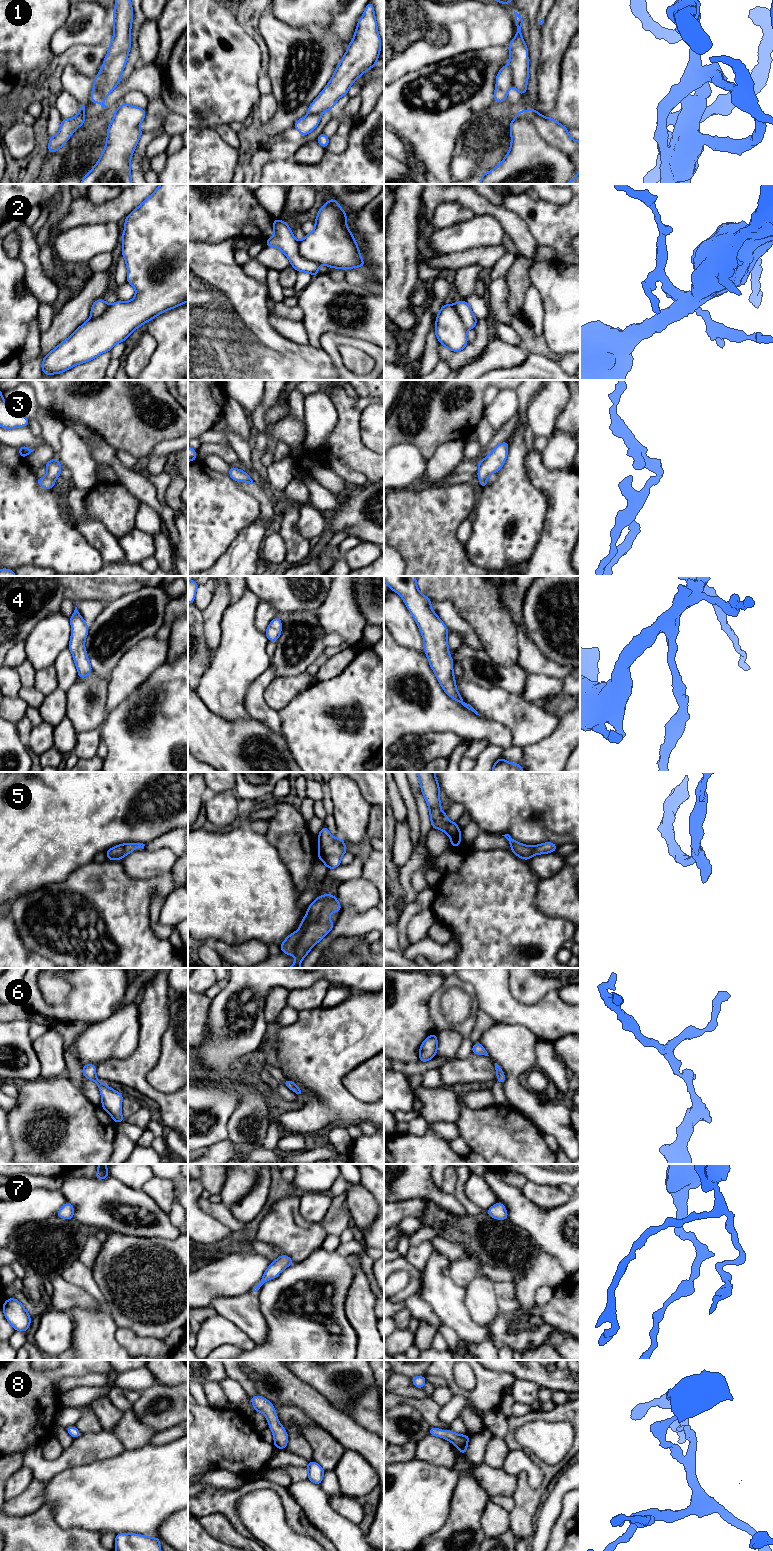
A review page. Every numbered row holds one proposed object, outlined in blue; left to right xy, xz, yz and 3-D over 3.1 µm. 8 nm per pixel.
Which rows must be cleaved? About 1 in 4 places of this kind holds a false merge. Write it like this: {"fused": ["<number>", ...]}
{"fused": ["2"]}

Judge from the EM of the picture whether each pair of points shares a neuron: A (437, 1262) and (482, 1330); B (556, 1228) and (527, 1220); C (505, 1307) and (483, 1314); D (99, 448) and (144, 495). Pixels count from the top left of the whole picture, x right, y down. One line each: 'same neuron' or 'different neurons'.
A: same neuron
B: same neuron
C: different neurons
D: same neuron

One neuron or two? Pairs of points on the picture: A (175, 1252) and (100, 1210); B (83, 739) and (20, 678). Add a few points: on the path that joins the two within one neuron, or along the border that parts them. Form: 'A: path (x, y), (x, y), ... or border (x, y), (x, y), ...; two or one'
A: border (125, 1234), (141, 1237), (168, 1238), (171, 1240); two
B: border (77, 733), (77, 739), (72, 752); two

